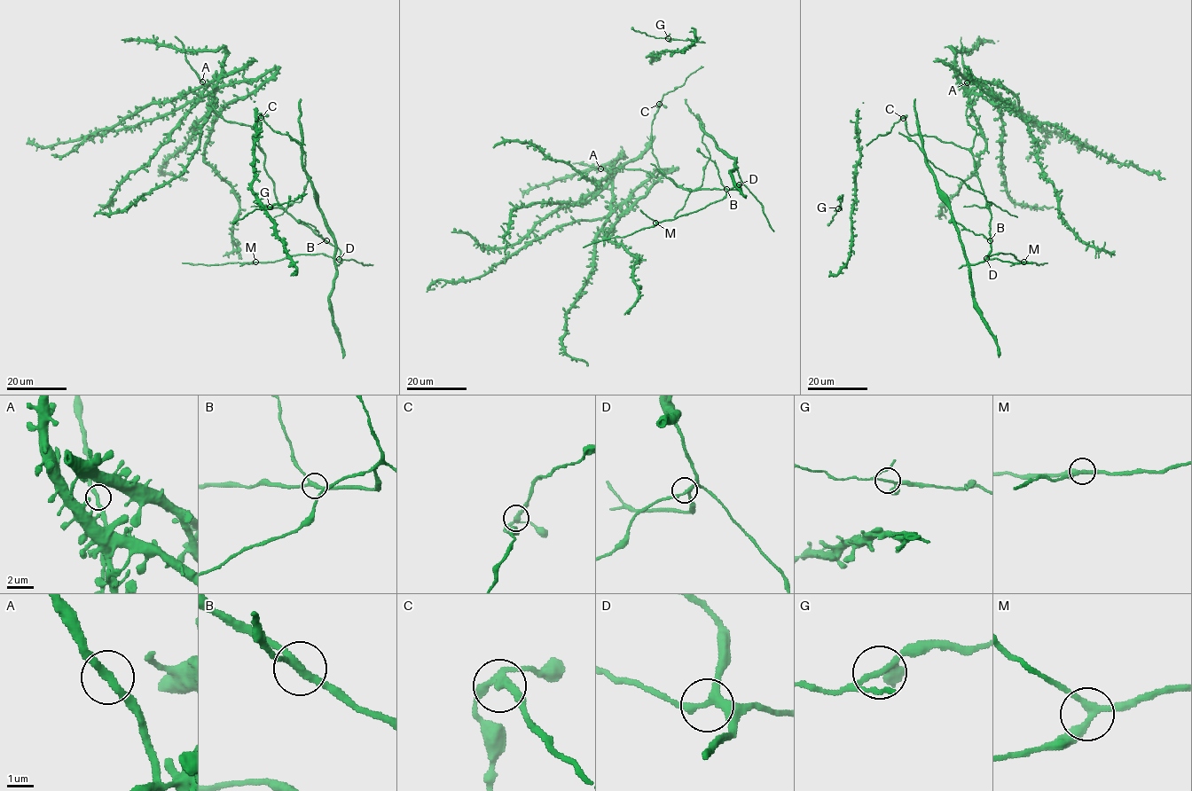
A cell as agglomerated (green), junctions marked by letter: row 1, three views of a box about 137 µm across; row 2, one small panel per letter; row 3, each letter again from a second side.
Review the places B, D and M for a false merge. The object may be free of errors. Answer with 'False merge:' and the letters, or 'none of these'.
False merge: none of these

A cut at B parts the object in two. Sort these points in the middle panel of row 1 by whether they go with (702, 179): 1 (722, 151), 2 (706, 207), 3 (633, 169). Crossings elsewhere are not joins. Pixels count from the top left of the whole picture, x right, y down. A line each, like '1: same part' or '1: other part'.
1: other part
2: other part
3: same part

